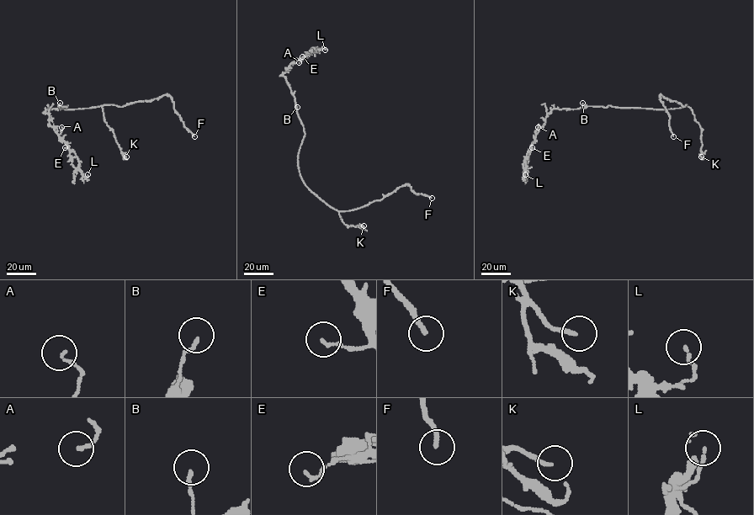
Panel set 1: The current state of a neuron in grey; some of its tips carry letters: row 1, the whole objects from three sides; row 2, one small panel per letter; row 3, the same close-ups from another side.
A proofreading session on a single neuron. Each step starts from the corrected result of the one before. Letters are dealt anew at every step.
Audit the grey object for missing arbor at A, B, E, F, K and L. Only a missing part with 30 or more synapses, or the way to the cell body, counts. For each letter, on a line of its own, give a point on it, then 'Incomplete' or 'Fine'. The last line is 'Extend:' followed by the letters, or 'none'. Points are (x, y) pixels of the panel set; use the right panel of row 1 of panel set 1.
A: Place: (538, 127). Fine
B: Place: (582, 103). Fine
E: Place: (532, 147). Fine
F: Place: (673, 136). Incomplete
K: Place: (701, 156). Incomplete
L: Place: (525, 174). Fine
Extend: F, K

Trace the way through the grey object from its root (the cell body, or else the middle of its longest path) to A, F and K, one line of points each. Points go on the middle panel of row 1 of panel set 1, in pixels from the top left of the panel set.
A: (298, 166), (297, 155), (305, 134), (294, 96), (282, 74), (291, 63), (298, 60), (299, 62)
F: (298, 166), (305, 184), (339, 211), (353, 209), (381, 200), (407, 183), (414, 193), (432, 198)
K: (298, 166), (305, 184), (337, 209), (344, 224), (363, 225)

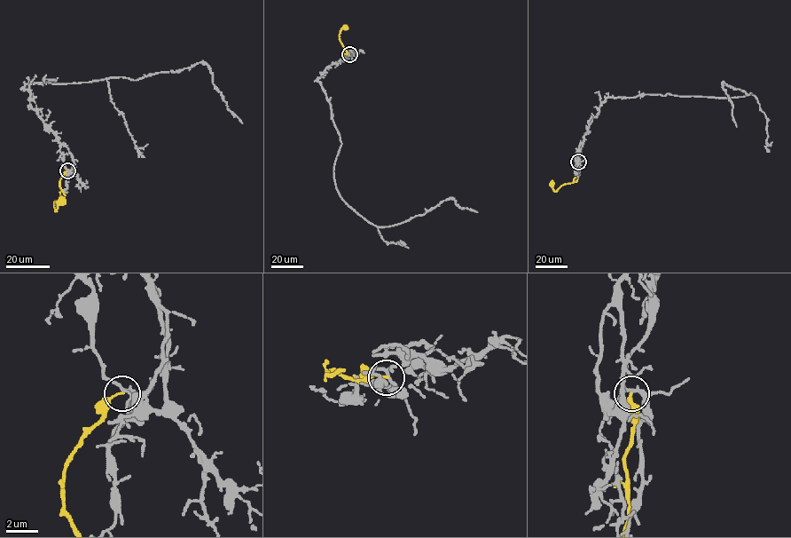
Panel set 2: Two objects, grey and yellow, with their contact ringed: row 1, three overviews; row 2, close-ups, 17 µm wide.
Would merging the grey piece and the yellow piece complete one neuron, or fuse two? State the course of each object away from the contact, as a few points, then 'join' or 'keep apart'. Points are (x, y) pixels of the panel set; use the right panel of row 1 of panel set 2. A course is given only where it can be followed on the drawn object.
grey runs (578, 161), (591, 118), (609, 97), (668, 93), (736, 98), (751, 93), (723, 82), (737, 127); yellow runs (578, 162), (575, 182), (562, 185), (556, 191), (552, 184); keep apart

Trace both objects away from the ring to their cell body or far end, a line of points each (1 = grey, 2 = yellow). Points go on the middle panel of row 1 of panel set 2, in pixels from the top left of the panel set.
1: (349, 53), (317, 79), (341, 143), (333, 170), (341, 198), (377, 226), (452, 197), (478, 212)
2: (349, 54), (343, 53), (347, 51), (339, 37), (341, 28), (345, 27)

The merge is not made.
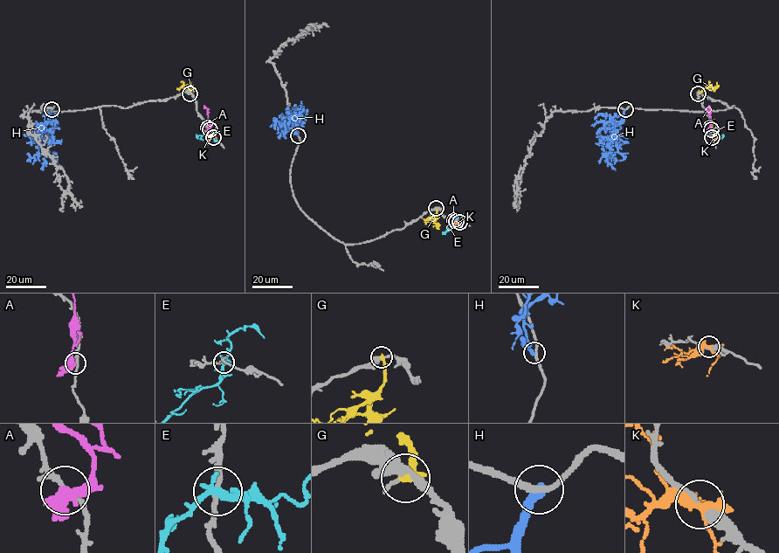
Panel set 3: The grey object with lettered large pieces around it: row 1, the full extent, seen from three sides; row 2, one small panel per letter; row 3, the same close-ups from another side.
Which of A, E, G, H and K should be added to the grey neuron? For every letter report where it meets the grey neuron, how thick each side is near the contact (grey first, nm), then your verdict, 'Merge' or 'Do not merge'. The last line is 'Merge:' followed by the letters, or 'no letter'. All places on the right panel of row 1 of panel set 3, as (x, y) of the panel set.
A: Touches grey at (710, 127). Thickness 190 nm (grey) against 400 nm. Do not merge
E: Touches grey at (711, 129). Thickness 190 nm (grey) against 240 nm. Do not merge
G: Touches grey at (698, 93). Thickness 320 nm (grey) against 280 nm. Do not merge
H: Touches grey at (625, 109). Thickness 260 nm (grey) against 420 nm. Do not merge
K: Touches grey at (712, 137). Thickness 320 nm (grey) against 300 nm. Do not merge
Merge: no letter

